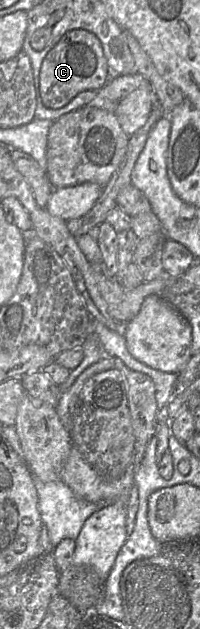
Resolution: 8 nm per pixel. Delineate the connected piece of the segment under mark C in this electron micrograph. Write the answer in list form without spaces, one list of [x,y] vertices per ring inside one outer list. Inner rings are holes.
[[[70,30],[48,51],[41,64],[40,97],[42,104],[51,109],[61,108],[84,90],[98,91],[108,80],[107,61],[99,39],[88,30]]]

